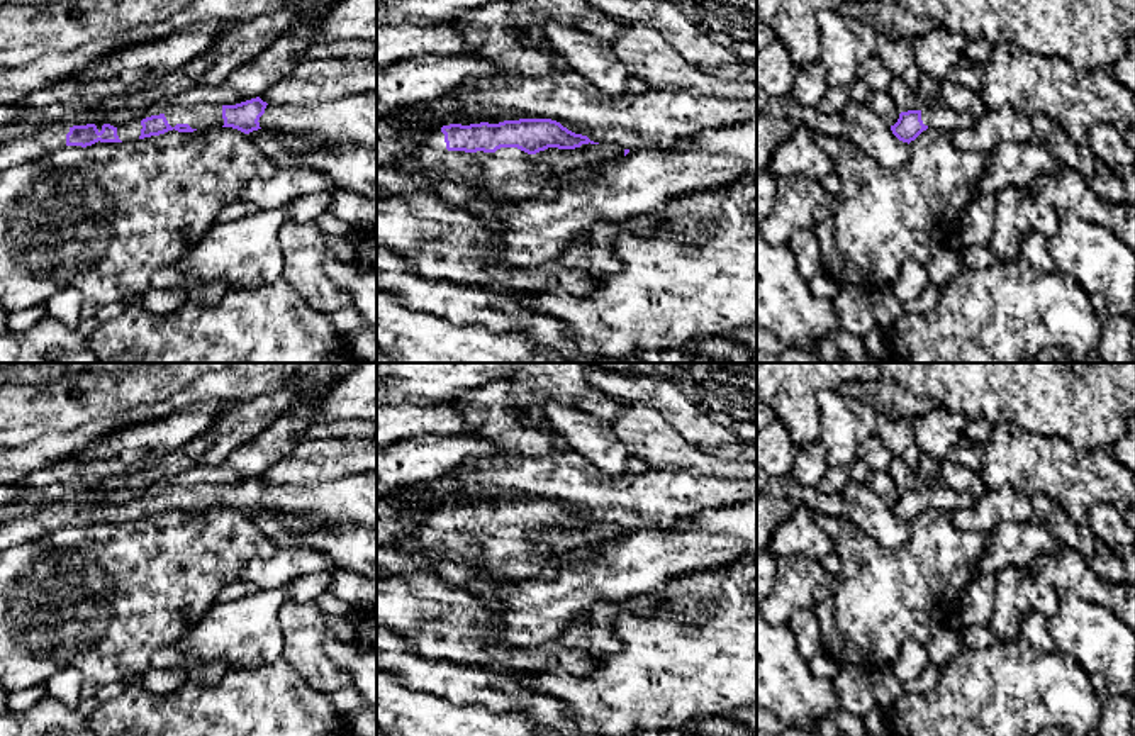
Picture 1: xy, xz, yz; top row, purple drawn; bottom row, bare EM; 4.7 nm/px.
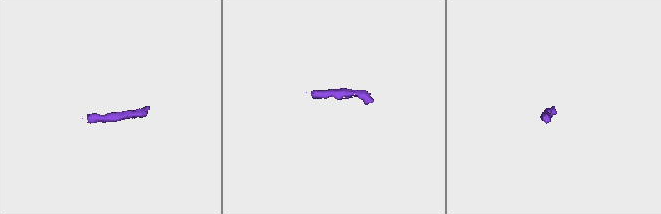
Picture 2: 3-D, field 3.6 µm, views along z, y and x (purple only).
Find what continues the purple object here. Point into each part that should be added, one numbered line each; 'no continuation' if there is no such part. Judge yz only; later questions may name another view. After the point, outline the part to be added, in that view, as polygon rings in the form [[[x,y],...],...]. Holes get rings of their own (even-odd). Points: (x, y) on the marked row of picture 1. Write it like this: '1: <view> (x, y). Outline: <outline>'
1: yz (935, 114). Outline: [[[930,103],[921,110],[921,120],[928,127],[938,127],[942,131],[947,131],[950,134],[955,134],[959,131],[967,131],[976,124],[976,119],[957,114],[942,103]]]

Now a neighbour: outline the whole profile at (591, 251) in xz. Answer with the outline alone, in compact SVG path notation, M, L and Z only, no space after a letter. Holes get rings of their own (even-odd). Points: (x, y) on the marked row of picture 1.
M660 212L635 215L624 222L597 222L592 229L575 237L558 256L556 263L568 270L582 270L590 275L614 273L621 263L614 258L614 244L619 234L631 232L650 236L660 226Z

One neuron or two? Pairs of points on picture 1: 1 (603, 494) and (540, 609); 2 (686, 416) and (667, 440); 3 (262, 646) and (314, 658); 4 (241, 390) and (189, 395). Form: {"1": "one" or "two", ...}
{"1": "two", "2": "two", "3": "two", "4": "one"}

